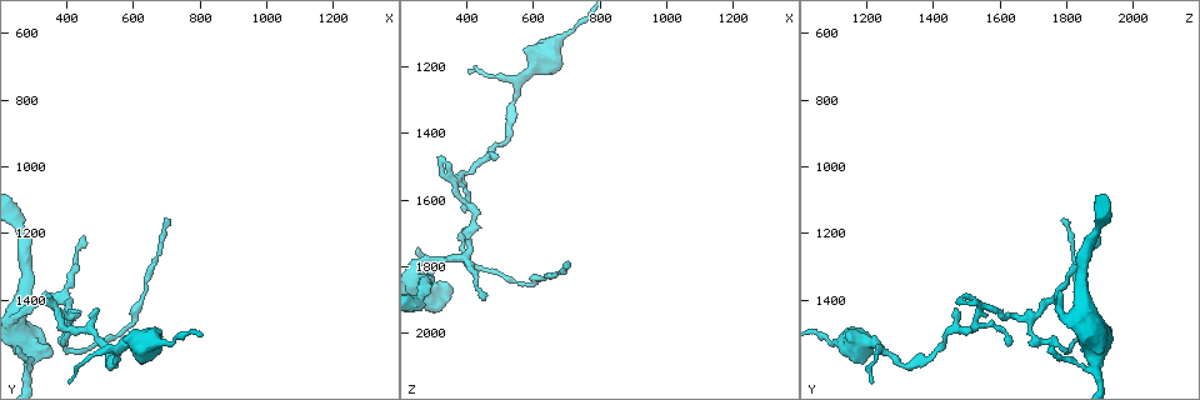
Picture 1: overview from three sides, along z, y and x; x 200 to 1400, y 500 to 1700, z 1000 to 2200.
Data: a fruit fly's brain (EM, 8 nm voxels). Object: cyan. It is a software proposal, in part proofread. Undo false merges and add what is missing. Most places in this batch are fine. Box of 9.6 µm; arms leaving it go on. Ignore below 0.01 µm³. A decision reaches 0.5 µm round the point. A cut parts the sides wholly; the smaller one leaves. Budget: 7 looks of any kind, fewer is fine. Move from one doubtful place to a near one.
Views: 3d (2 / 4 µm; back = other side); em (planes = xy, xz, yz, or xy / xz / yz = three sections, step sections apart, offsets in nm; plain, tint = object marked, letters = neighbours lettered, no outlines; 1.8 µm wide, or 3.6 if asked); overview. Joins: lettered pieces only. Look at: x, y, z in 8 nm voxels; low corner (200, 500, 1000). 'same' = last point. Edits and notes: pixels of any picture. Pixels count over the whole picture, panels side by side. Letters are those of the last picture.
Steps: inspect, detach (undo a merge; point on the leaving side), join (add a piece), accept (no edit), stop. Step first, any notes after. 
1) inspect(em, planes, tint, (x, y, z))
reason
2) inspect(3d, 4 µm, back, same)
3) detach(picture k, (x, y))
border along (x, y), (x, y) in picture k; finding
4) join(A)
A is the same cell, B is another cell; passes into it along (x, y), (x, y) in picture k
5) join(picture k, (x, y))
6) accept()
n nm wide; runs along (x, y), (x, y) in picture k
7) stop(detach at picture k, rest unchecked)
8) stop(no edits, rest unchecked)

inspect(3d, 2 µm, (380, 1420, 1540))
sharp bend

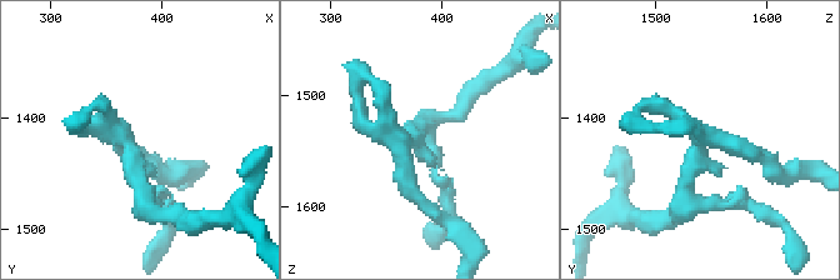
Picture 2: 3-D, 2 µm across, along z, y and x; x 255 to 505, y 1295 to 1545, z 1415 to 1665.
inspect(em, planes, letters, (370, 1428, 1544))

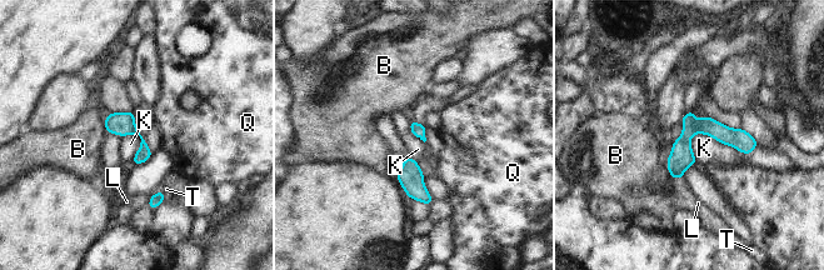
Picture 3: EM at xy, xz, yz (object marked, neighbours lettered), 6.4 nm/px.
accept()
90 nm wide; B, K, L, Q and T are other cells; runs along (753, 144), (694, 129), (669, 163) in picture 3; continuous, no second neuron

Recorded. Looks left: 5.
inspect(em, xz, step 4, tint, (390, 1400, 1760))
sharp bend

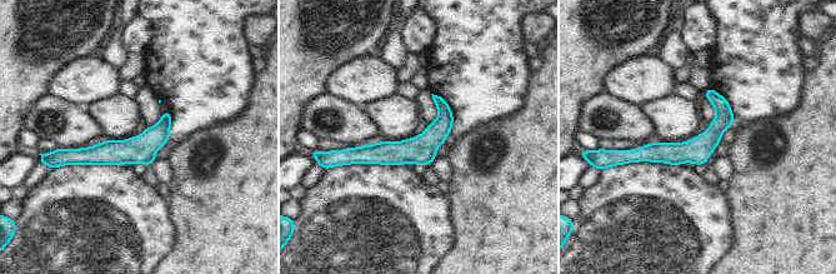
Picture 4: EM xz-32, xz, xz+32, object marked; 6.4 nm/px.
inspect(em, planes, letters, same)
cut it another way

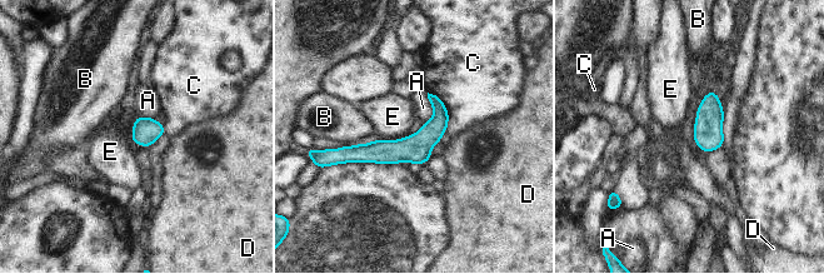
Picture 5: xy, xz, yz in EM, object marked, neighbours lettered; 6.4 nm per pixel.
accept()
A, B, C, D and E are other cells; runs along (443, 109), (412, 149), (341, 153) in picture 5; continuous, no second neuron

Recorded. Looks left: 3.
inspect(em, planes, tint, (450, 1210, 1900))
an open end

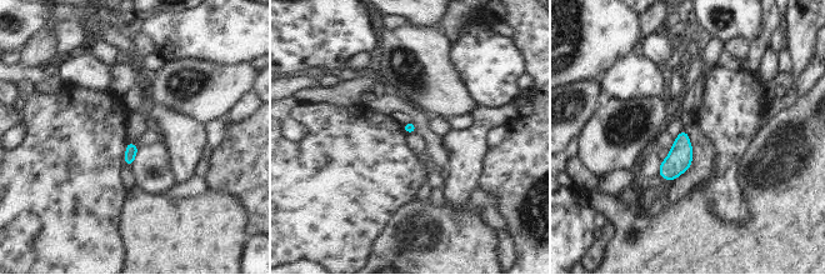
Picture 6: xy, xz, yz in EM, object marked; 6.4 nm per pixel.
inspect(em, planes, letters, same)
see the neighbours

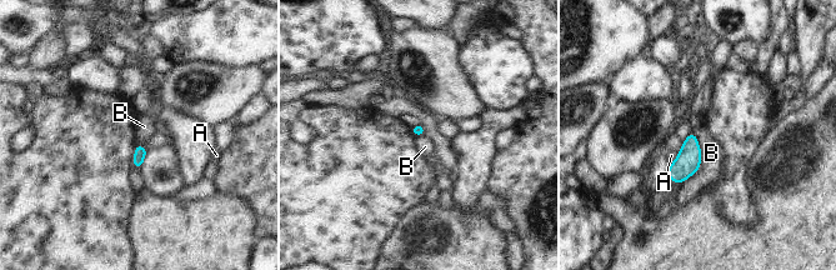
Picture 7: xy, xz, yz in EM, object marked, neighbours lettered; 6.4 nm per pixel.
accept()
A and B are other cells; border along (694, 131), (700, 166), (682, 181) in picture 7; no lettered piece goes on from it

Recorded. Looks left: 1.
stop(no edits, rest unchecked)

